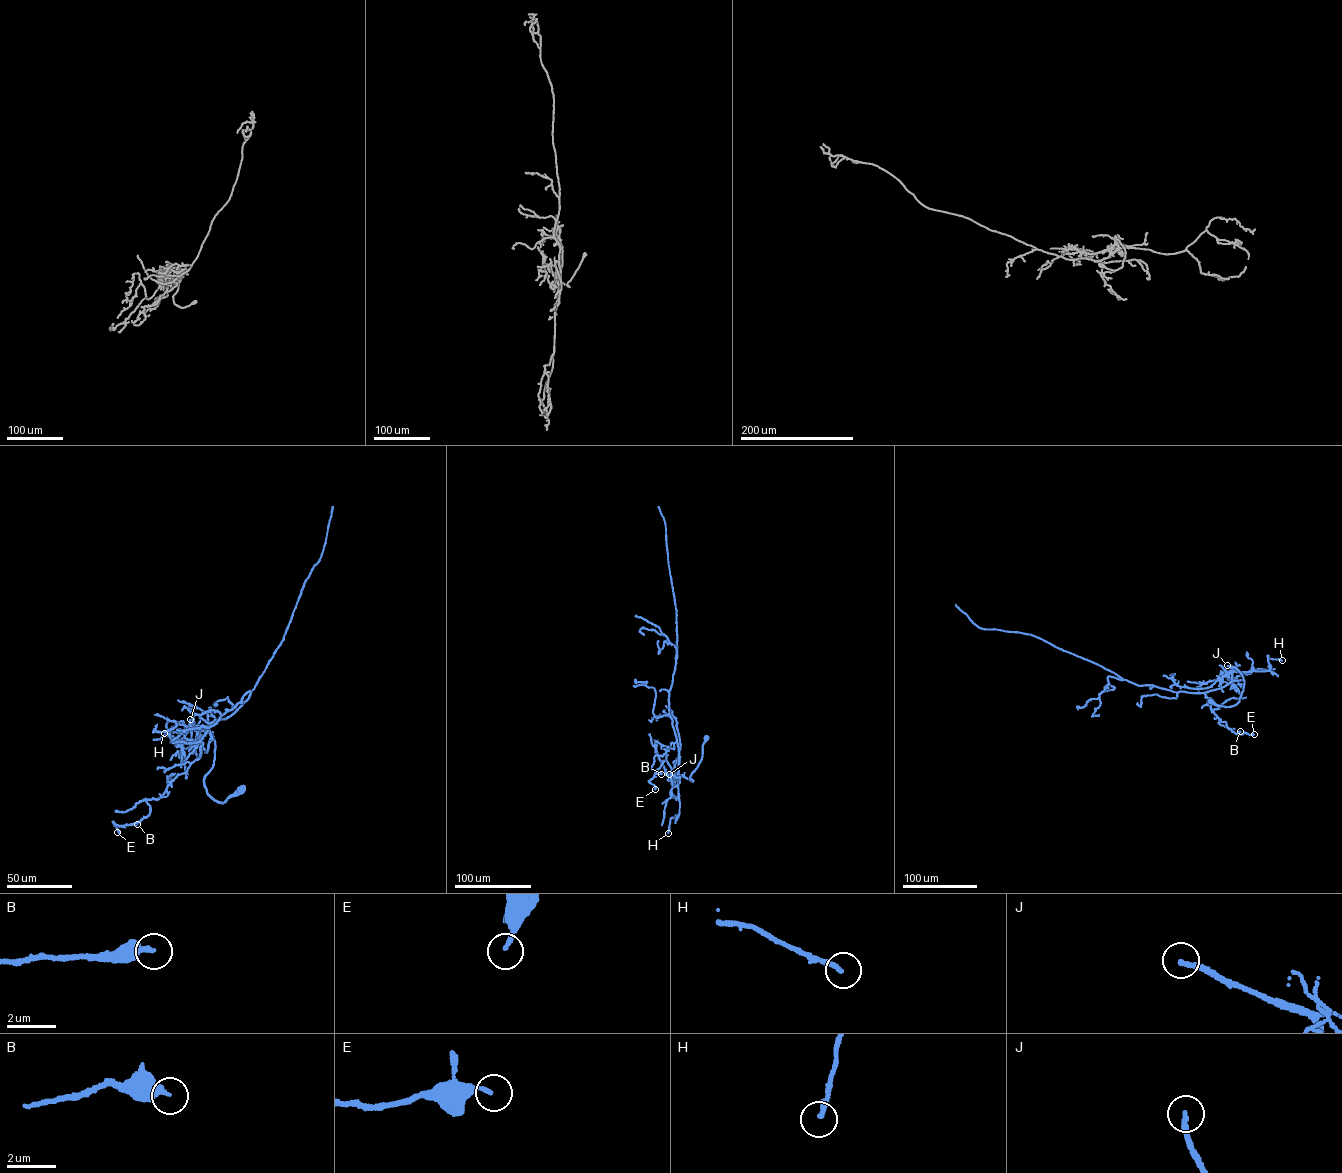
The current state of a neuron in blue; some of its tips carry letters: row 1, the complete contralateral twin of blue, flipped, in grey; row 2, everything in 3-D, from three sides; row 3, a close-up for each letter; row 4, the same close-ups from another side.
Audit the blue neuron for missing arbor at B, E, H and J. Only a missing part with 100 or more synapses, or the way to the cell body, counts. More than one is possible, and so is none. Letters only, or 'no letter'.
no letter

